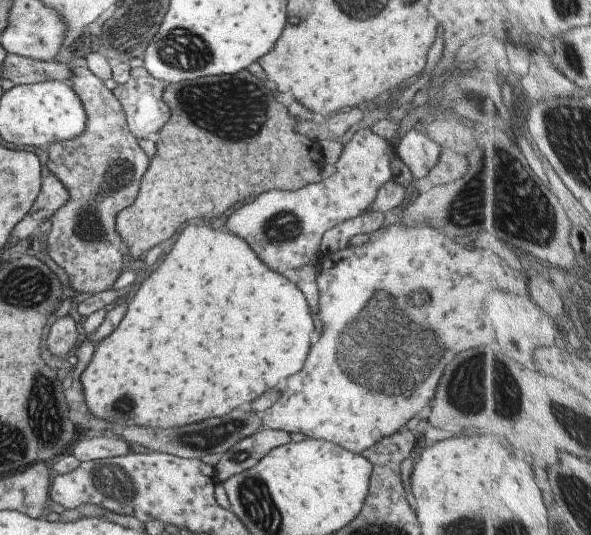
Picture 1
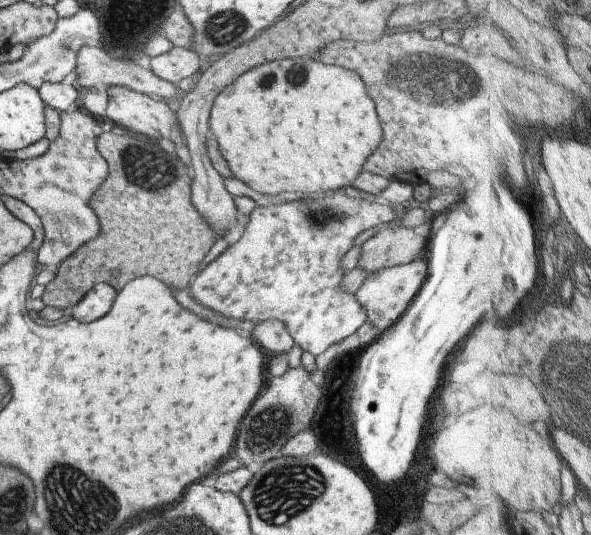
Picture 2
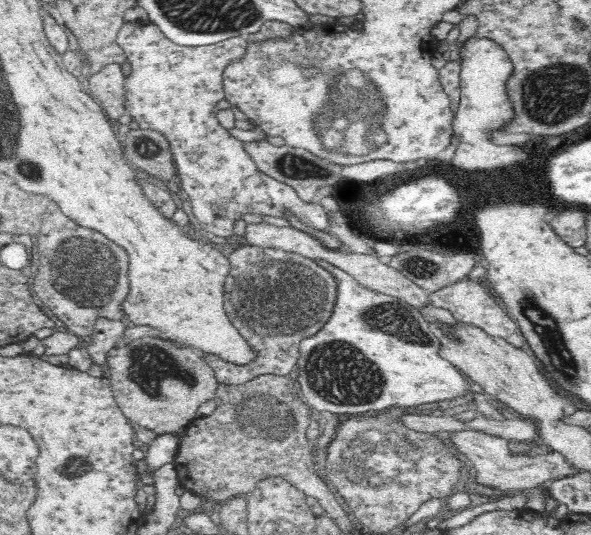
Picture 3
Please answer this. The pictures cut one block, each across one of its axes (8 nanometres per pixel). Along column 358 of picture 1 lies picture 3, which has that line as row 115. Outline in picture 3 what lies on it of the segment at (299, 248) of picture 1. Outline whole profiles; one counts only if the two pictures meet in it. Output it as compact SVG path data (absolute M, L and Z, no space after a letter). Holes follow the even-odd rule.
M126 21L117 34L117 43L131 66L131 72L125 78L125 112L138 122L140 129L156 131L168 138L178 169L177 191L190 202L192 212L203 232L212 232L214 236L228 238L233 235L234 222L241 219L242 214L282 217L286 211L296 215L306 227L329 232L326 215L328 211L320 202L304 202L291 186L264 174L245 151L244 144L232 137L228 129L222 127L215 117L216 104L225 98L225 66L234 59L246 56L248 42L245 37L234 36L216 44L186 47L172 42L154 23Z

